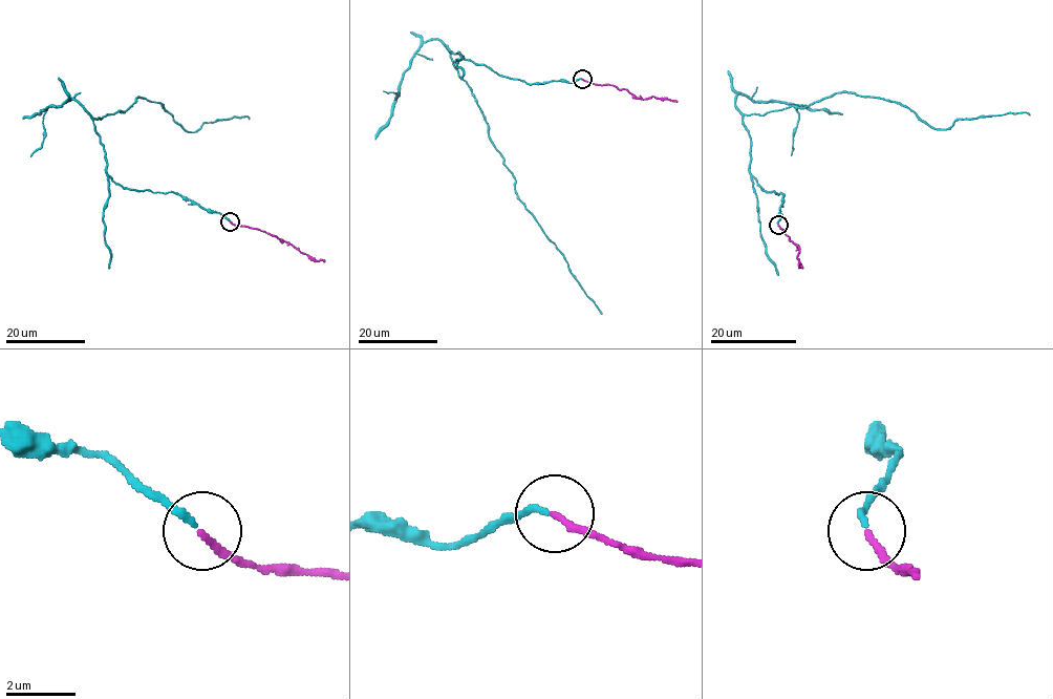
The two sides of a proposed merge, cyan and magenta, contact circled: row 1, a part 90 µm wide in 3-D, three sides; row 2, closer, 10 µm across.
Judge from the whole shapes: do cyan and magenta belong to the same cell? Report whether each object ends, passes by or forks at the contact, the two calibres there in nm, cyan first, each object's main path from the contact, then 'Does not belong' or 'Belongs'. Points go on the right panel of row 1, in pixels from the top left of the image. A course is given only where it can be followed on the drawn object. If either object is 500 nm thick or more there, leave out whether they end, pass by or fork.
At the ring cyan ends. At the ring magenta ends. Thickness 180 nm (cyan) against 200 nm. Course of cyan: (778, 225), (783, 195), (750, 173), (744, 115), (846, 91), (901, 103), (940, 129), (960, 119), (1030, 115). Course of magenta: (778, 225), (798, 247), (798, 265), (802, 267). Belongs

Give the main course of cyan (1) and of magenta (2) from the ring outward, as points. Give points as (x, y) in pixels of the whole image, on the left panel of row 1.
1: (229, 220), (177, 194), (115, 183), (93, 119), (138, 98), (189, 132), (250, 119)
2: (230, 220), (274, 235), (317, 260), (325, 260)

